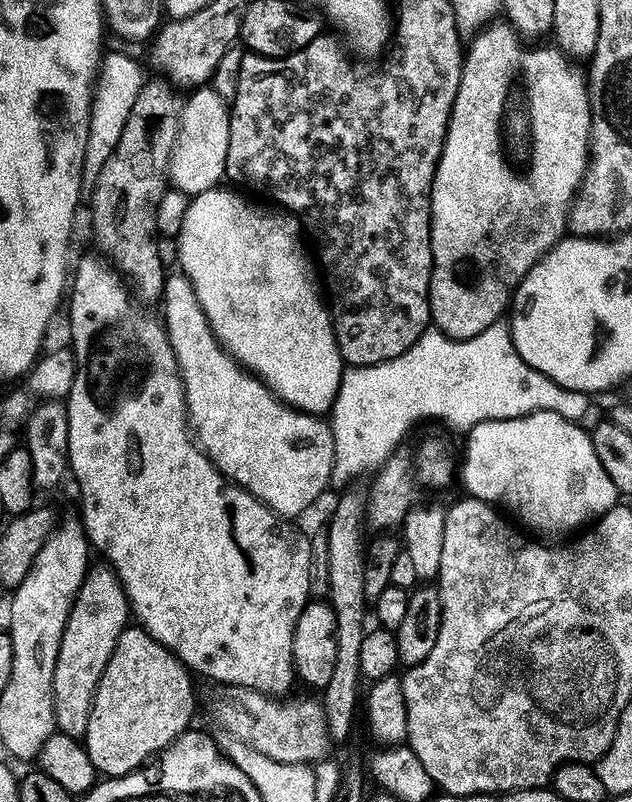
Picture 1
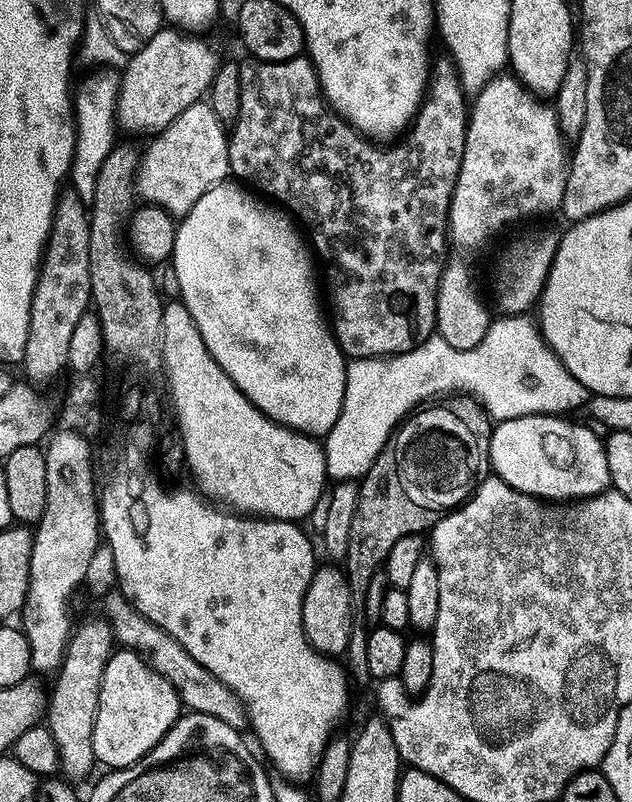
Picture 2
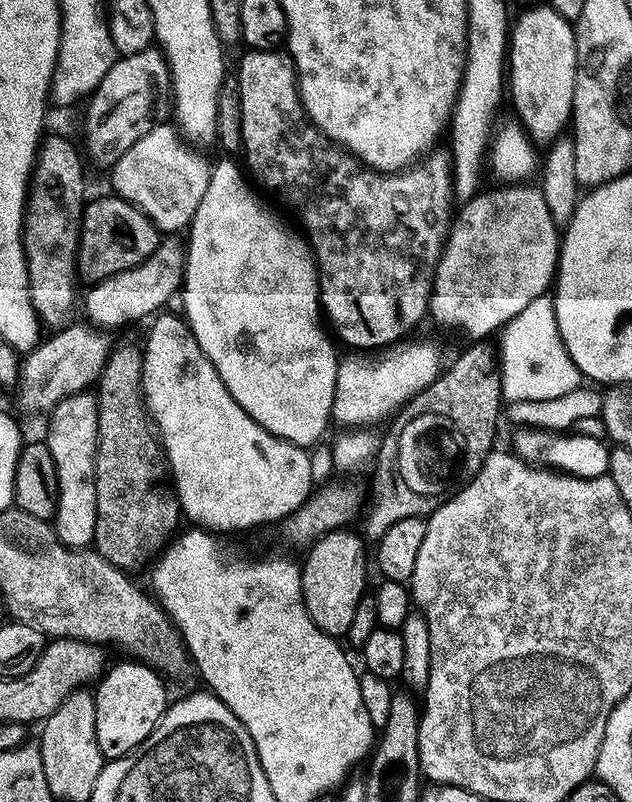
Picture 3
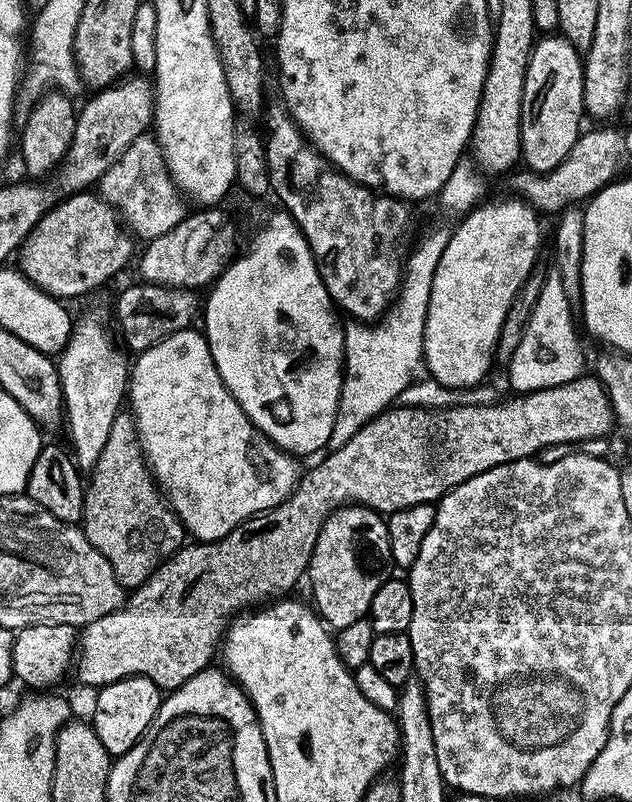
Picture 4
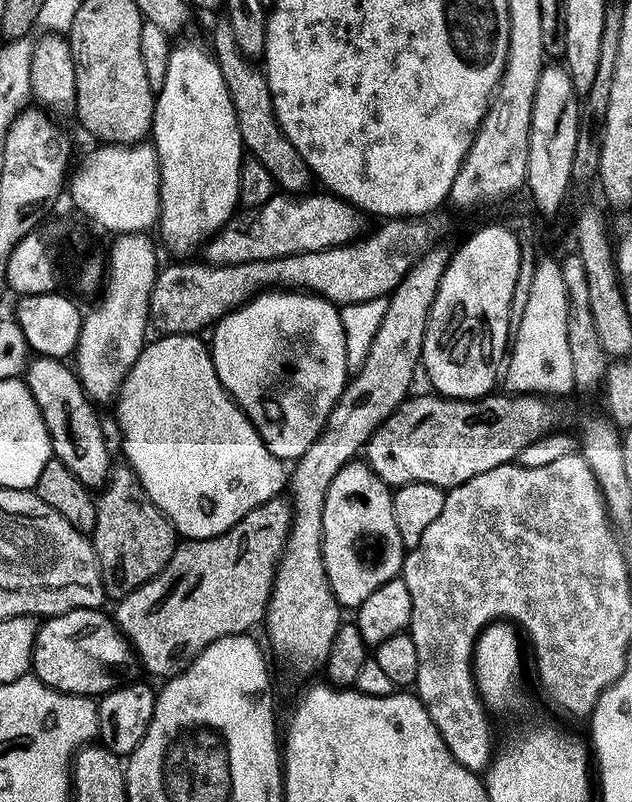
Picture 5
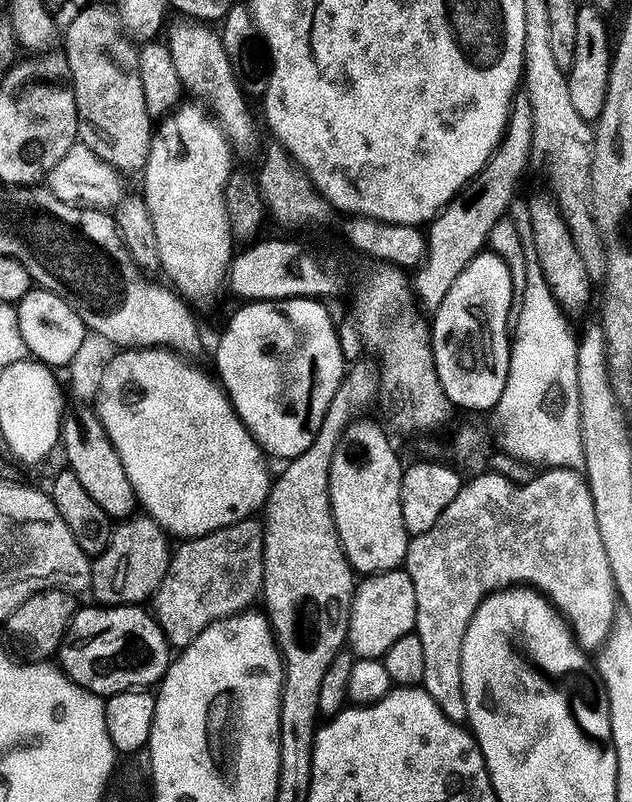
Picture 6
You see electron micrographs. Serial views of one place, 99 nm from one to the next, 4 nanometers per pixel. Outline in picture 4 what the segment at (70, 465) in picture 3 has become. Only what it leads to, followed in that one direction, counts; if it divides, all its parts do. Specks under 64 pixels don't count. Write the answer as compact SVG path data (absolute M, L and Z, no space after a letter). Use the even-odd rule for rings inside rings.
M92 316L89 320L75 321L68 345L58 358L66 422L72 434L71 447L77 465L84 470L91 470L94 462L98 462L110 426L114 426L114 418L121 411L120 403L123 400L125 403L130 388L130 360L127 360L125 349L120 348L112 341L103 318Z

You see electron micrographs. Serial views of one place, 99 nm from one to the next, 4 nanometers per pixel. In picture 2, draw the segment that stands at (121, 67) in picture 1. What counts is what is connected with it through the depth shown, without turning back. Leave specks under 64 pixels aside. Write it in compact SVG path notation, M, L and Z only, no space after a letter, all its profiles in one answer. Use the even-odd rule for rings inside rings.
M107 66L97 67L97 72L92 72L80 84L80 89L74 92L74 119L76 121L76 148L72 151L72 170L70 173L70 188L78 194L78 198L86 206L94 202L94 186L98 186L98 170L102 170L102 162L110 154L110 150L117 143L117 125L114 123L116 115L116 98L120 94L120 76Z

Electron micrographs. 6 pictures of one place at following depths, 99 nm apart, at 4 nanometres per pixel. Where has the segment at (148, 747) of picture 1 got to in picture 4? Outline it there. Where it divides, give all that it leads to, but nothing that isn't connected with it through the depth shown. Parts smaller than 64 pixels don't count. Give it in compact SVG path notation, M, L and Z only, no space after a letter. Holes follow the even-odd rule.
M127 676L125 680L119 680L113 684L106 684L95 693L96 705L92 708L90 723L92 729L98 734L98 742L106 746L108 755L115 758L129 752L144 736L144 731L150 726L150 722L158 714L162 699L162 689L150 678L145 676Z

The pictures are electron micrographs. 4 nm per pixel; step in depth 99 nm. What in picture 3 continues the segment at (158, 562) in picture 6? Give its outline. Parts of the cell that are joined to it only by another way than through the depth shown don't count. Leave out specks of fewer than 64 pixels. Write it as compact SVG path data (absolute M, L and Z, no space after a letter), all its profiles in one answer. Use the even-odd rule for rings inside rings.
M120 344L111 349L108 353L108 361L105 362L103 370L100 371L98 381L98 442L96 443L96 525L94 526L94 548L100 553L106 562L110 562L115 568L121 570L133 570L139 564L147 565L149 563L148 555L159 553L173 539L174 533L181 527L182 513L180 510L180 501L176 499L171 491L168 492L160 485L160 468L162 464L162 448L150 427L150 417L147 408L144 406L144 387L142 386L142 370L144 369L144 353L141 345Z

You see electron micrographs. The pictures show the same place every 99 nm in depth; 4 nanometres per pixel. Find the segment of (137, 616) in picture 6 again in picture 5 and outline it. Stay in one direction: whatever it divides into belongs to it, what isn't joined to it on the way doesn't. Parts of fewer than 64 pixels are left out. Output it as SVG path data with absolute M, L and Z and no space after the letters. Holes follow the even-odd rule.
M79 608L63 612L61 616L49 616L36 631L36 645L32 651L32 672L43 684L59 692L68 692L72 696L91 696L99 698L106 692L112 692L129 679L132 672L134 653L132 645L123 632L116 627L115 619L100 608Z

